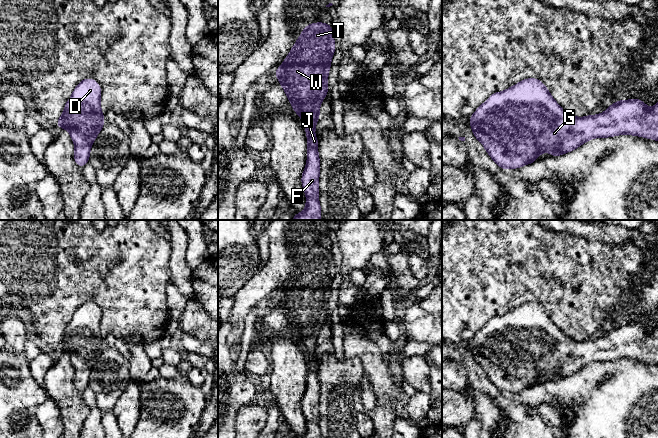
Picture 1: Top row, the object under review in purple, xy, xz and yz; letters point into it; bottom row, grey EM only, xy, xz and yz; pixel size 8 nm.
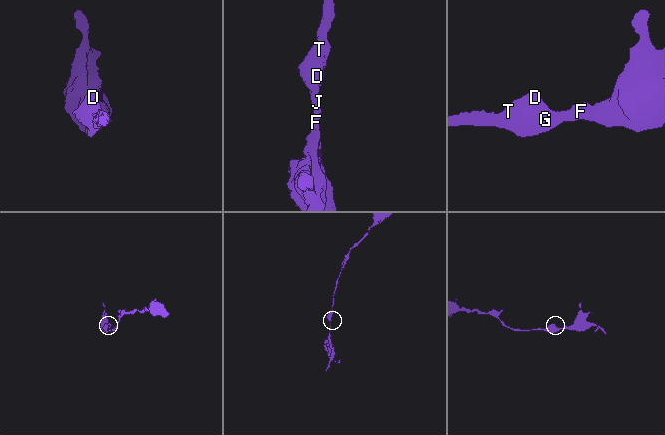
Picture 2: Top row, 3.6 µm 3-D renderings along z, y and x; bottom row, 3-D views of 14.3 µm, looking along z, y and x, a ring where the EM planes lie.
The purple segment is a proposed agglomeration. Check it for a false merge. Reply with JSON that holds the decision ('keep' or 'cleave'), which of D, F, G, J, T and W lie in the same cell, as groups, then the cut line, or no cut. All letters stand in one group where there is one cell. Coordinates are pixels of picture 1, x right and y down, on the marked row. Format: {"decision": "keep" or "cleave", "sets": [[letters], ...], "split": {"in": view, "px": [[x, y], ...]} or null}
{"decision": "keep", "sets": [["D", "F", "G", "J", "T", "W"]], "split": null}

